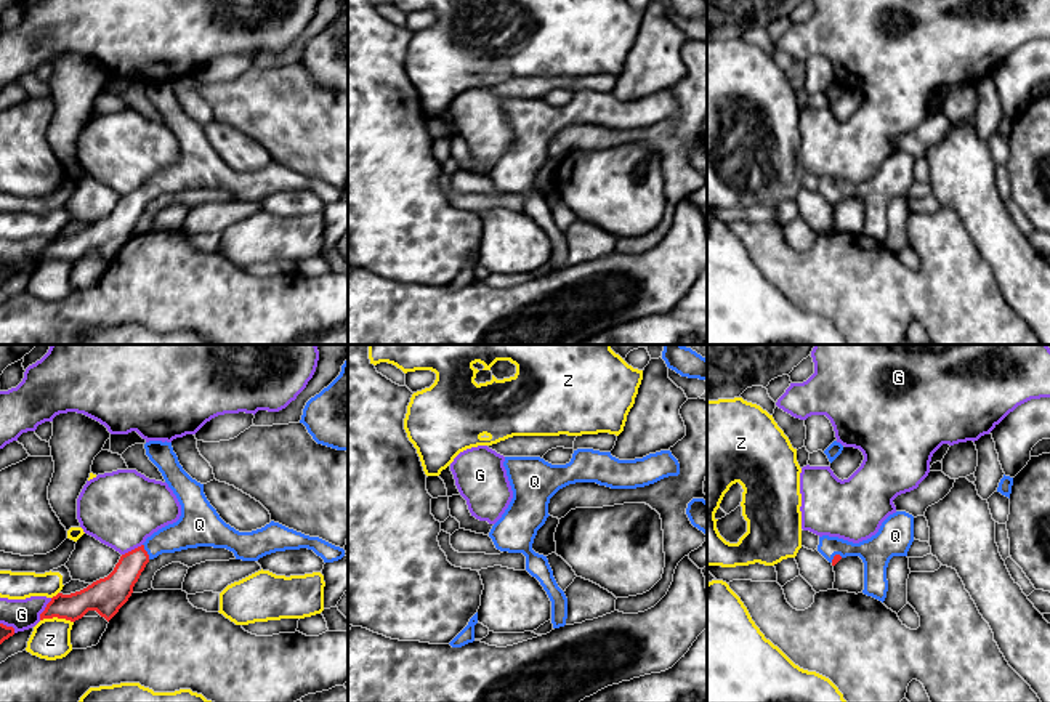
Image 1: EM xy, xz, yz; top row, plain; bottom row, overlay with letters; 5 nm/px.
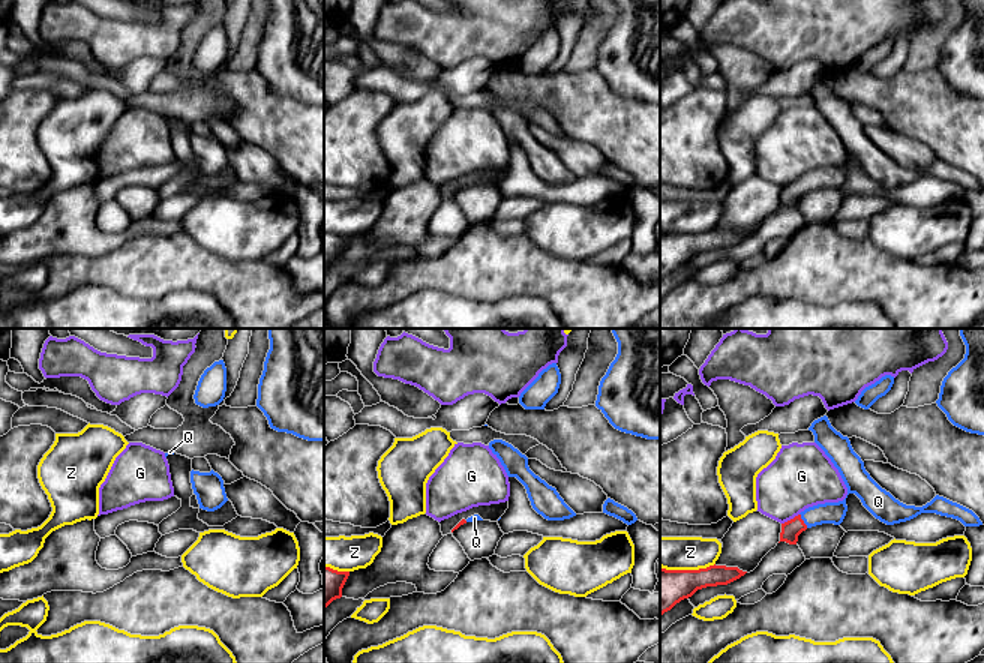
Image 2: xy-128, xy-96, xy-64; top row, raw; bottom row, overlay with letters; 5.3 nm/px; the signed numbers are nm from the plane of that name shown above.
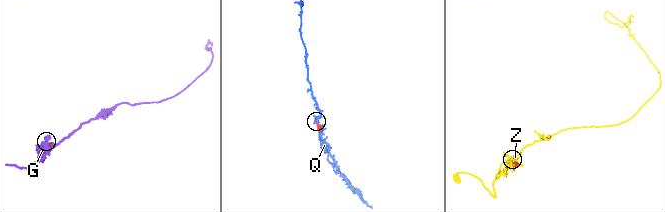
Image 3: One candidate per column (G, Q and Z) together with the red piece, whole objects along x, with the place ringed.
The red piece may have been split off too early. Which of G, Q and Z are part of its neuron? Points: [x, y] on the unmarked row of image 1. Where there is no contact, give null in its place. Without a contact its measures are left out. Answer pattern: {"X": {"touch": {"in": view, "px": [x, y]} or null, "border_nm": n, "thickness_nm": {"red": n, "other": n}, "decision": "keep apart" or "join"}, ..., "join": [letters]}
{"G": {"touch": {"in": "xy", "px": [45, 250]}, "border_nm": 130, "thickness_nm": {"red": 140, "other": 160}, "decision": "keep apart"}, "Q": {"touch": {"in": "xy", "px": [146, 193]}, "border_nm": 90, "thickness_nm": {"red": 160, "other": 170}, "decision": "join"}, "Z": {"touch": {"in": "xy", "px": [56, 257]}, "border_nm": 170, "thickness_nm": {"red": 160, "other": 200}, "decision": "keep apart"}, "join": ["Q"]}

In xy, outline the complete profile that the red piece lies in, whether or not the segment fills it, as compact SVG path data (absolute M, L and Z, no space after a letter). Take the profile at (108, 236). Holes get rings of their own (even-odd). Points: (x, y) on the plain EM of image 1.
M149 82L144 90L176 136L181 146L180 160L154 173L141 188L122 196L107 218L80 232L53 237L40 255L40 261L58 258L75 263L88 252L96 252L109 263L131 237L146 205L162 194L213 188L232 192L236 200L258 202L276 192L308 189L324 204L333 204L345 197L343 189L274 162L252 173L236 171L210 146L204 135L204 125L183 111L172 83Z

